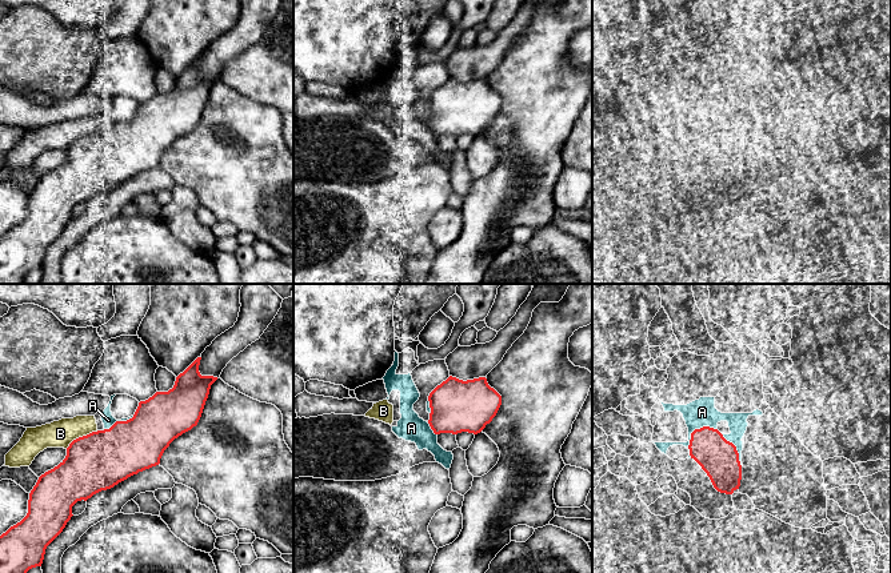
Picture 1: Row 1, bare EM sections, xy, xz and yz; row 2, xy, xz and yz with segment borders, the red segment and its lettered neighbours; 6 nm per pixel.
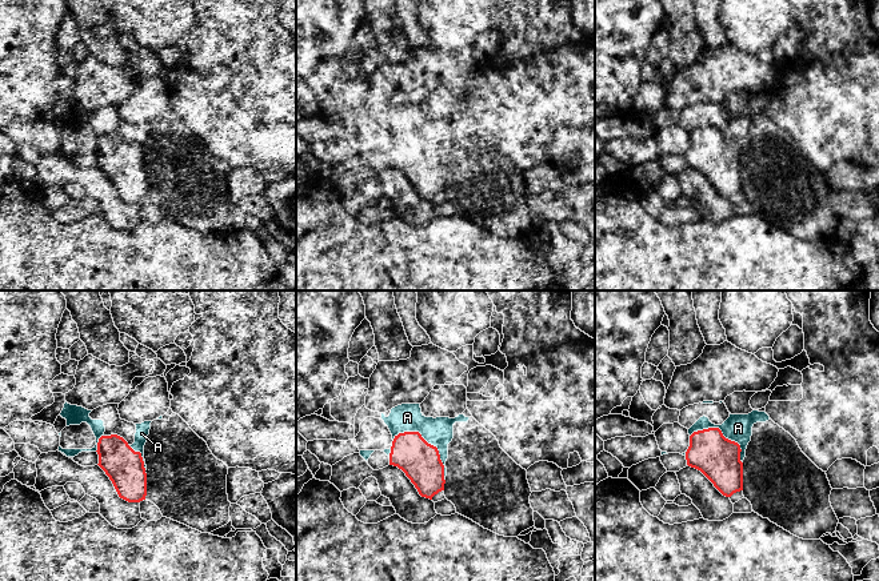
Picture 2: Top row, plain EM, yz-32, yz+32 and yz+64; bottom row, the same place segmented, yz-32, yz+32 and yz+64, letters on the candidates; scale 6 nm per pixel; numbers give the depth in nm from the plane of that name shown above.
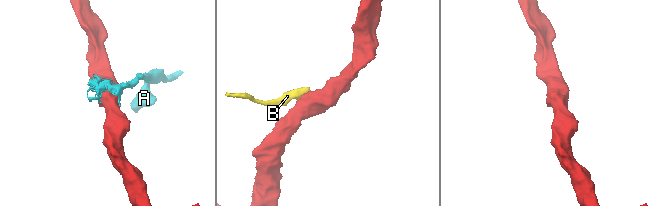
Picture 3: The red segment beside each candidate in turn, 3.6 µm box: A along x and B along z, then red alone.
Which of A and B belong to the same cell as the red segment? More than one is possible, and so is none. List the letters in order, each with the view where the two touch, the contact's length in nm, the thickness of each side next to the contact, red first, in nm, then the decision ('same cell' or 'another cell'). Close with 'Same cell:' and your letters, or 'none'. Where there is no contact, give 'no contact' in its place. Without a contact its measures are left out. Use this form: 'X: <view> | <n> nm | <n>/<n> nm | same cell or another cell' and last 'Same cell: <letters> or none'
A: yz | 220 nm | 240/170 nm | another cell
B: xy | 220 nm | 360/160 nm | another cell
Same cell: none

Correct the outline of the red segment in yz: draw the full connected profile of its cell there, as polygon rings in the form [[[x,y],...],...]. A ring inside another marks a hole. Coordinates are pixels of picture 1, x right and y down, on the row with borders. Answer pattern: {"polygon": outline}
{"polygon": [[[703,426],[691,433],[690,456],[710,477],[714,488],[732,494],[740,486],[742,465],[736,446],[714,428]]]}

